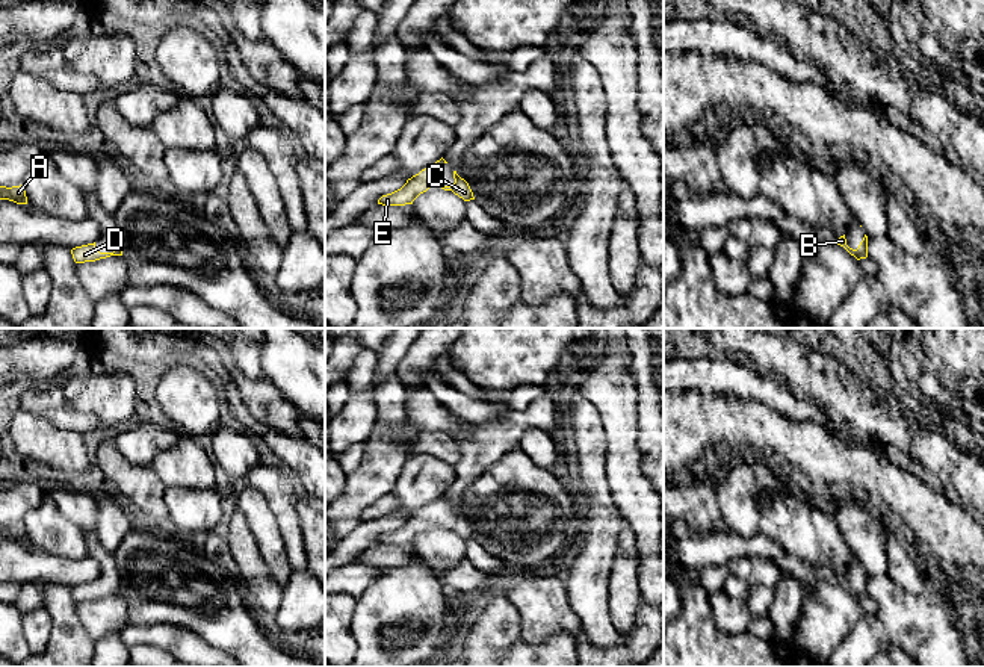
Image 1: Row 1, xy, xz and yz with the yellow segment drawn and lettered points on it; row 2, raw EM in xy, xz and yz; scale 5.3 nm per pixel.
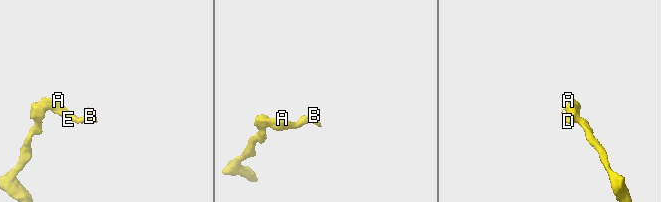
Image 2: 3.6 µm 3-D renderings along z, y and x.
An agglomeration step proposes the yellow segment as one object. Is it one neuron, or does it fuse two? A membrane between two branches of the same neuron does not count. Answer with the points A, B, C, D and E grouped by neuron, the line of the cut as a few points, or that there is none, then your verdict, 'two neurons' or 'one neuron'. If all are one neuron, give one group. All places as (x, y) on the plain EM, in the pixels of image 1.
A B C D E; no cut; one neuron

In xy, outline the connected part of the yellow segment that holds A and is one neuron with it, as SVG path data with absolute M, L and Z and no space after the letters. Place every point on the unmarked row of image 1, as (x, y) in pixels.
M21 523L12 526L0 525L0 538L9 538L17 543L27 543L26 529Z

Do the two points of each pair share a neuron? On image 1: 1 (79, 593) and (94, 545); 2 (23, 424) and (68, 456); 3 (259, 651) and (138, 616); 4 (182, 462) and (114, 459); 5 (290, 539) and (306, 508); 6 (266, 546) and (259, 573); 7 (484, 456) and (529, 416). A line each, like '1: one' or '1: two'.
1: one
2: one
3: one
4: two
5: two
6: two
7: one

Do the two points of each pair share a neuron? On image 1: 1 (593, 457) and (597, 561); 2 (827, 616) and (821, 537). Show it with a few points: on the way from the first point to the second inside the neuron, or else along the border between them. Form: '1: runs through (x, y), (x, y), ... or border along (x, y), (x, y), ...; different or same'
1: runs through (596, 483), (597, 536); same
2: border along (824, 577), (835, 583); different

